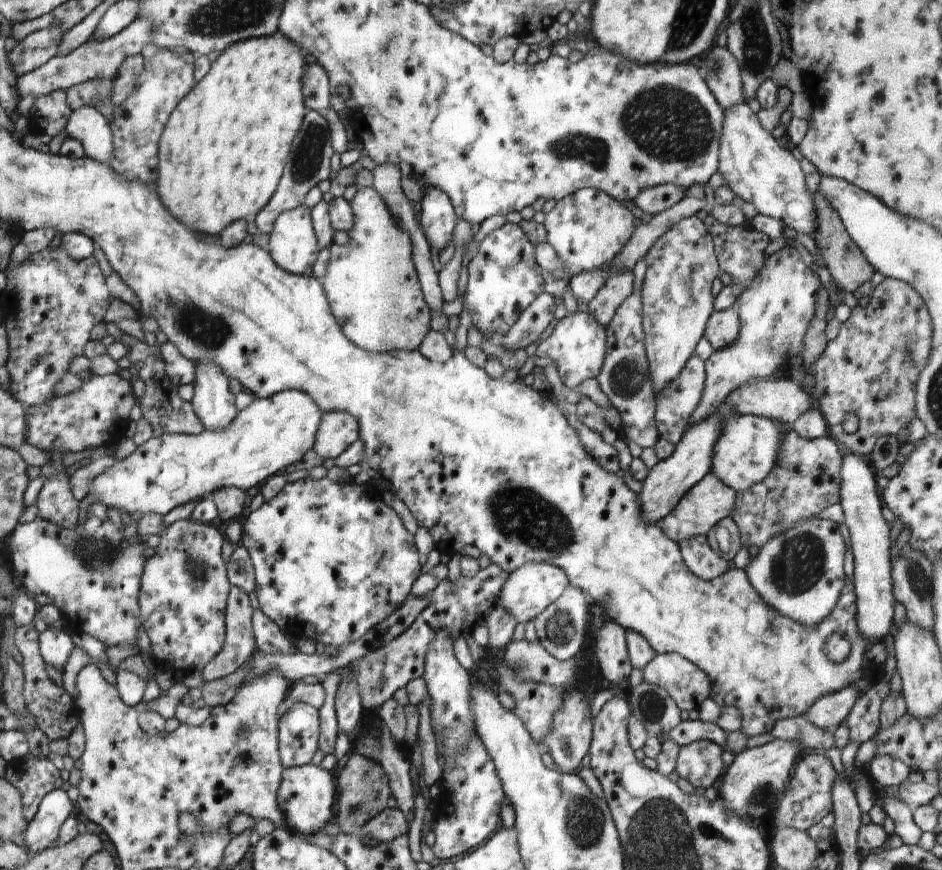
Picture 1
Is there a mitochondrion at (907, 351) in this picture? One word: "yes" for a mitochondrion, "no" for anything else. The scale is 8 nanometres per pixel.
yes

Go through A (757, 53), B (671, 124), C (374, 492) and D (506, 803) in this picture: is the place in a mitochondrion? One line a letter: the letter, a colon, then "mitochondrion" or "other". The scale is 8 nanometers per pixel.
A: mitochondrion
B: mitochondrion
C: other
D: other

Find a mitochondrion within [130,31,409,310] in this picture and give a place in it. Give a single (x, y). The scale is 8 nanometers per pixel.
(310, 151)

